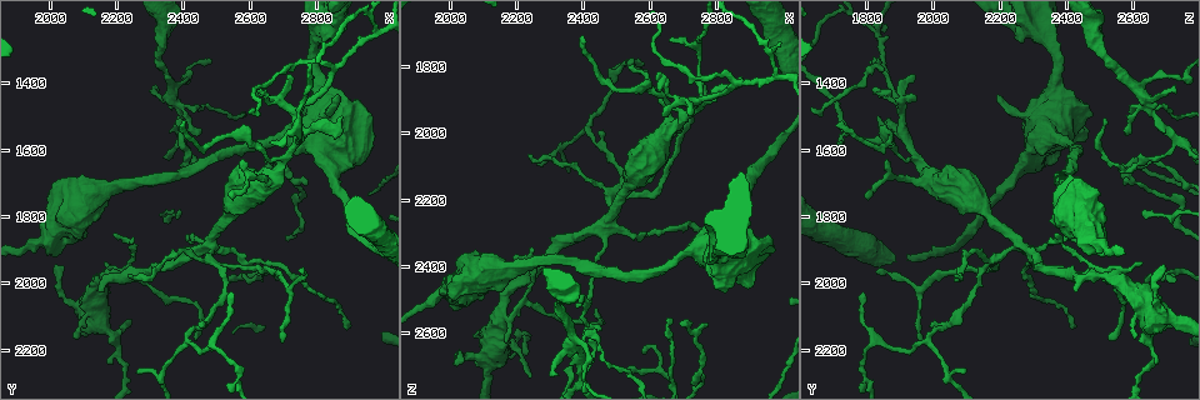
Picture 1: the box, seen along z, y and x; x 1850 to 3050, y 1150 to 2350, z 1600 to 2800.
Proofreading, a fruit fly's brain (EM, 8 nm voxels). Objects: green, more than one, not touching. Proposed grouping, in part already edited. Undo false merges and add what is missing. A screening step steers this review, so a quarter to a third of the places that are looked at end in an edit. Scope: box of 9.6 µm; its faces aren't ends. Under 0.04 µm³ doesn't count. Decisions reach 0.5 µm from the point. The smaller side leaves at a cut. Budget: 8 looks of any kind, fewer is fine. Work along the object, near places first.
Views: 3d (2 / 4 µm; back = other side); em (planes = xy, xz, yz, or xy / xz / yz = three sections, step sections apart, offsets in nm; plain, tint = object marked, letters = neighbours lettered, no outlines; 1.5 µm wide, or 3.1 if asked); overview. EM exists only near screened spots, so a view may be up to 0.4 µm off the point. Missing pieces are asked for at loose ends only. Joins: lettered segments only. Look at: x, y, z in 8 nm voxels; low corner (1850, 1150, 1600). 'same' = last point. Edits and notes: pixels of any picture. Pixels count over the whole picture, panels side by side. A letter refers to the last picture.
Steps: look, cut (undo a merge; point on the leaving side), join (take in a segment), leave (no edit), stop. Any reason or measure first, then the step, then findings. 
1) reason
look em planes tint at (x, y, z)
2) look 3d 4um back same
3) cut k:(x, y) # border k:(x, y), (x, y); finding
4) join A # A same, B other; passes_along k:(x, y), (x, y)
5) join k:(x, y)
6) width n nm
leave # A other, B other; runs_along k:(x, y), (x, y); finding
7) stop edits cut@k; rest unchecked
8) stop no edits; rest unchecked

tapers out
look 3d 4um back at (2620, 1410, 1820)

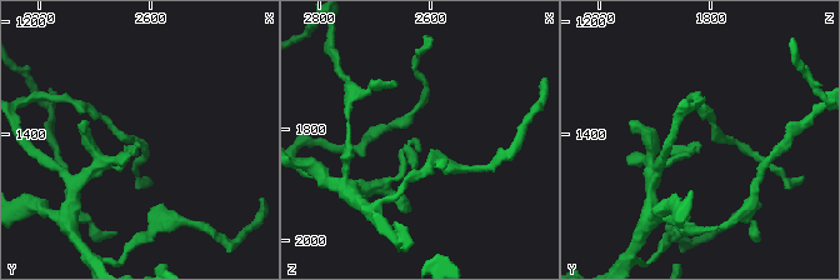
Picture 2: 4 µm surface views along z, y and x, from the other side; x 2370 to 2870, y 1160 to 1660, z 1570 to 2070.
shape alone is not enough
look em planes letters at (2620, 1420, 1815)

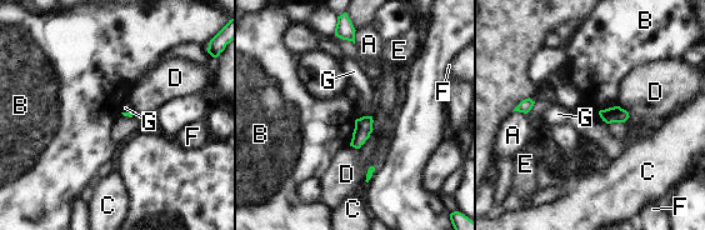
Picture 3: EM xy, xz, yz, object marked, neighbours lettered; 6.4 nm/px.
longest_contact D 190 nm
leave # A other, B other, C other, D other, E other, F other, G other; no lettered segment goes on from it

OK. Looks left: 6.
an open end
look em xy step 8 tint at (2320, 1400, 2720)

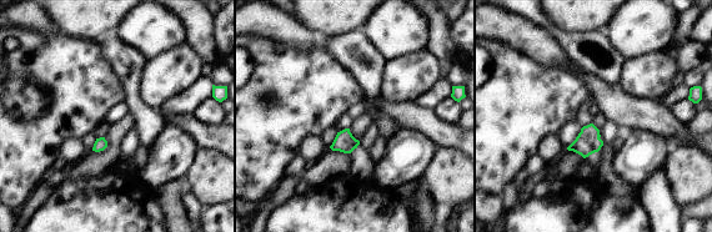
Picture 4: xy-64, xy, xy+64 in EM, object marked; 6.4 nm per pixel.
another direction
look em planes letters same

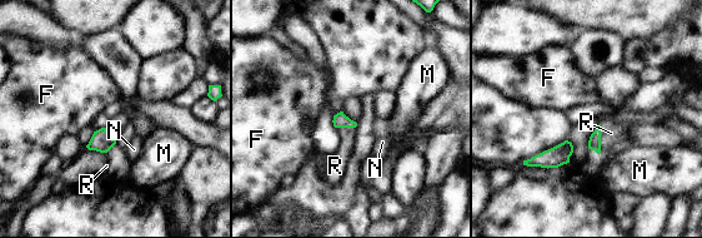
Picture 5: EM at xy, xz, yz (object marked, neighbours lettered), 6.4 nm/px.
join R # F other, M other, N other, R same; passes_along 5:(595, 139), (600, 139), (611, 133); it goes on there

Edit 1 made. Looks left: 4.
an open end
look 3d 4um at (2240, 1970, 2070)

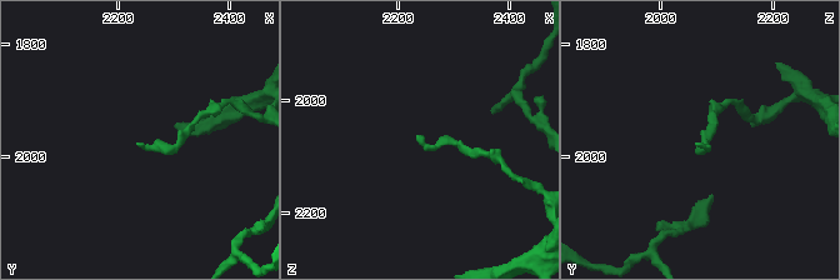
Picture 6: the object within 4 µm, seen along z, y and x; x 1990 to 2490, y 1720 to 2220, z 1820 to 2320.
now the EM
look em xy step 4 letters at (2240, 1970, 2060)

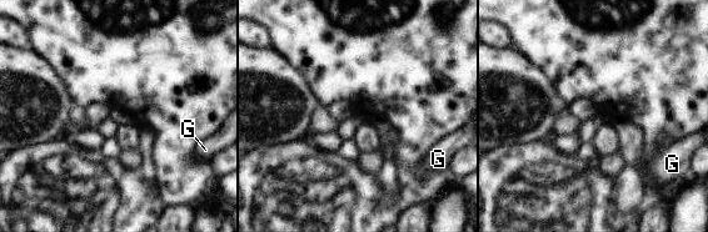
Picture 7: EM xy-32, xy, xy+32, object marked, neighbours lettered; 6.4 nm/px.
look em xz step 4 letters same

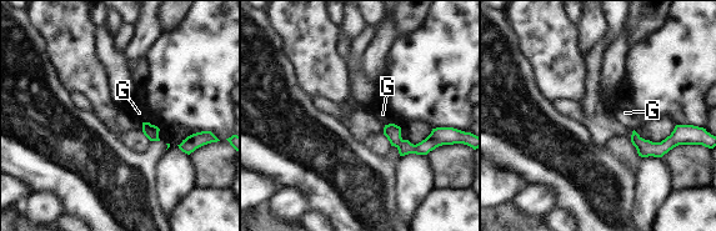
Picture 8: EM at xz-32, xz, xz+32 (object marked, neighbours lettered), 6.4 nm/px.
leave # G other; border 8:(385, 124), (396, 124), (400, 127); no lettered segment goes on from it

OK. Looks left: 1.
stop edits join@5; rest unchecked

